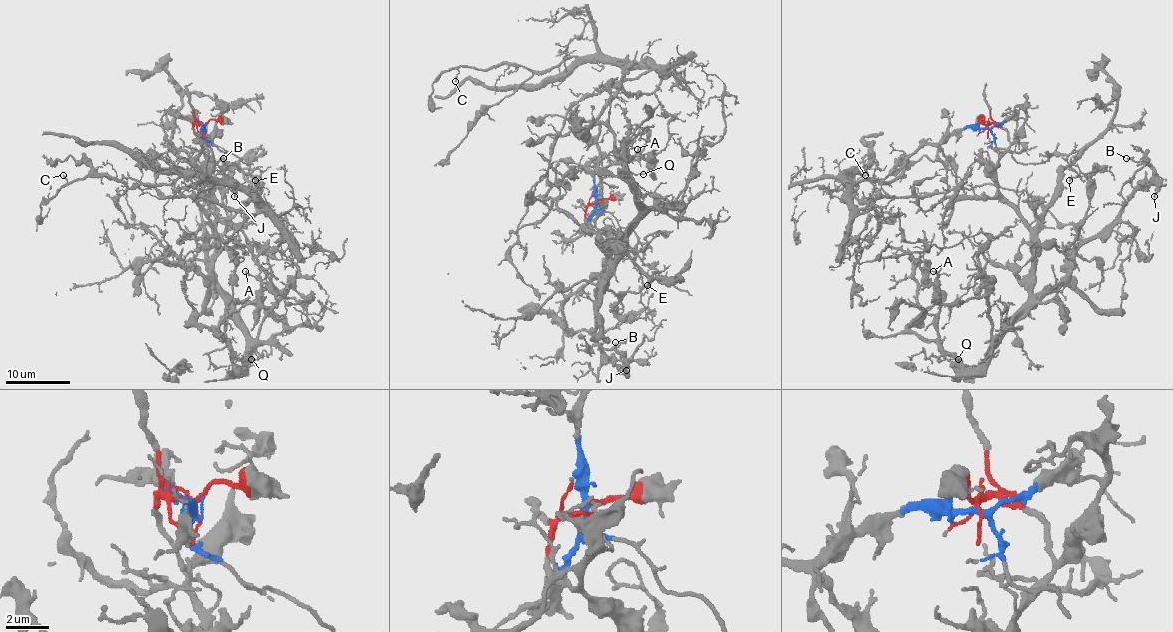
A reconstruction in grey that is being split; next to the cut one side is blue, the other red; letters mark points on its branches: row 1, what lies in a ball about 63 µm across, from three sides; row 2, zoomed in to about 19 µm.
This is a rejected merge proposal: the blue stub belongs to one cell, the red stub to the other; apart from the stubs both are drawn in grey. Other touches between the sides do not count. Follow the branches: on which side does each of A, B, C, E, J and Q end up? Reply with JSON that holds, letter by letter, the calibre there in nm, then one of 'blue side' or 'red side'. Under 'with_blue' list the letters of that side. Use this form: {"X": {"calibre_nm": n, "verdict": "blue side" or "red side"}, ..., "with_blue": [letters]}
{"A": {"calibre_nm": 160, "verdict": "red side"}, "B": {"calibre_nm": 240, "verdict": "red side"}, "C": {"calibre_nm": 140, "verdict": "blue side"}, "E": {"calibre_nm": 160, "verdict": "red side"}, "J": {"calibre_nm": 170, "verdict": "red side"}, "Q": {"calibre_nm": 110, "verdict": "red side"}, "with_blue": ["C"]}

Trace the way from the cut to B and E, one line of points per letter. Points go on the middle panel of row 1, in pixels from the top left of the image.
B: (597, 203), (587, 223), (597, 212), (590, 227), (614, 264), (593, 332), (622, 368), (616, 342)
E: (597, 203), (585, 215), (614, 251), (600, 289), (614, 312), (641, 318), (648, 284)

